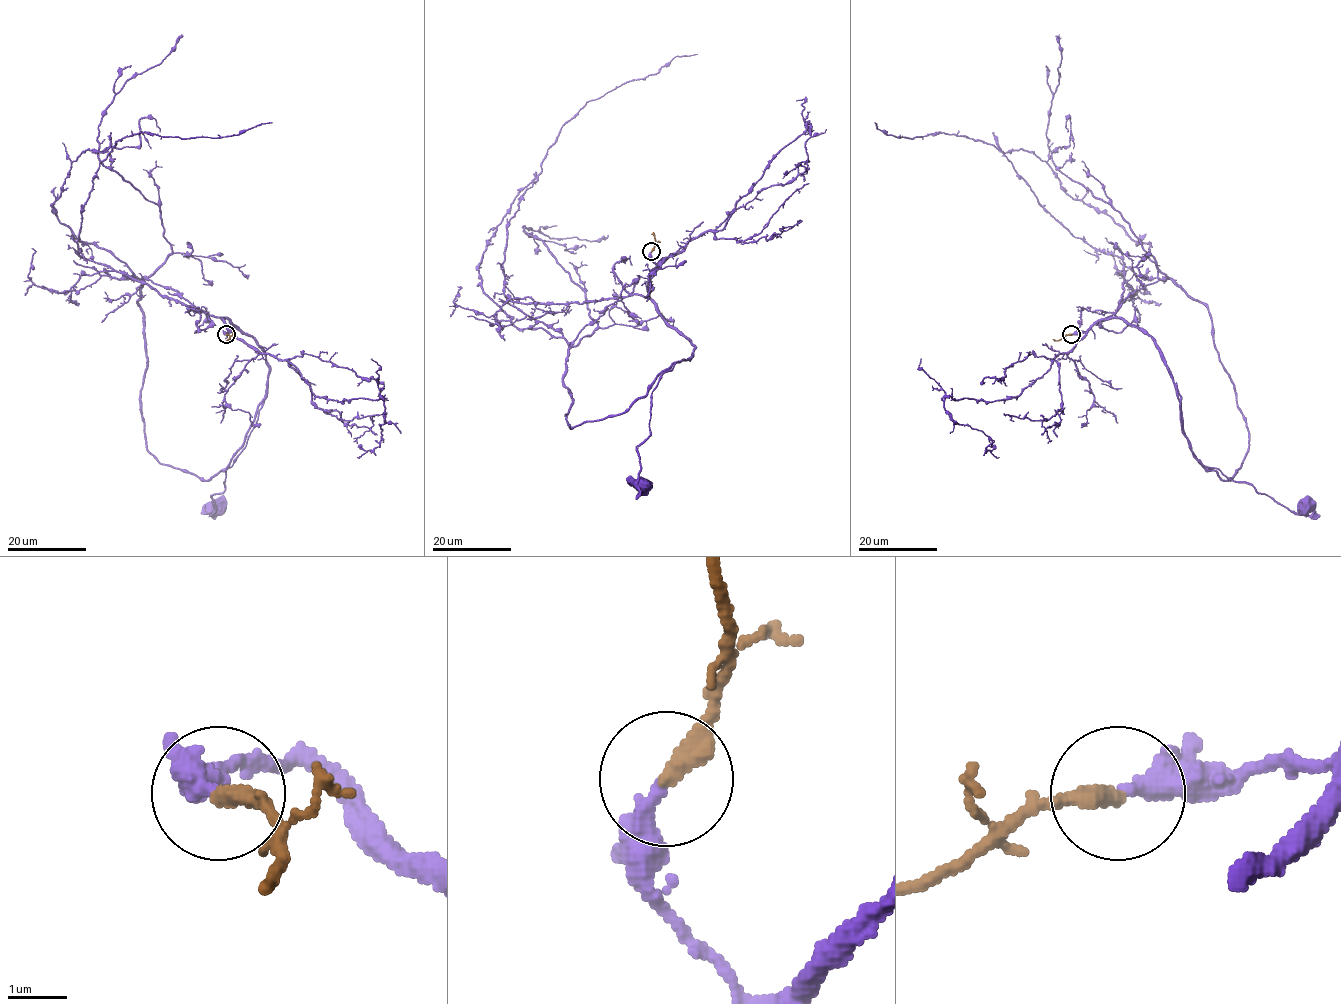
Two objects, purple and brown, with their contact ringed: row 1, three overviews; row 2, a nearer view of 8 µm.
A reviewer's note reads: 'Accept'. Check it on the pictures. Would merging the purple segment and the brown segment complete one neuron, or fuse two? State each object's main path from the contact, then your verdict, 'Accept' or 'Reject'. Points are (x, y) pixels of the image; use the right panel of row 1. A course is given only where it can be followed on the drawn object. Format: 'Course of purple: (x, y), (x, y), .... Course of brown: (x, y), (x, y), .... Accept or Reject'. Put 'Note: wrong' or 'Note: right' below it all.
Course of purple: (1072, 334), (1119, 318), (1148, 333), (1172, 378), (1192, 453), (1290, 510), (1308, 508). Course of brown: (1072, 334), (1054, 341). Accept
Note: right

